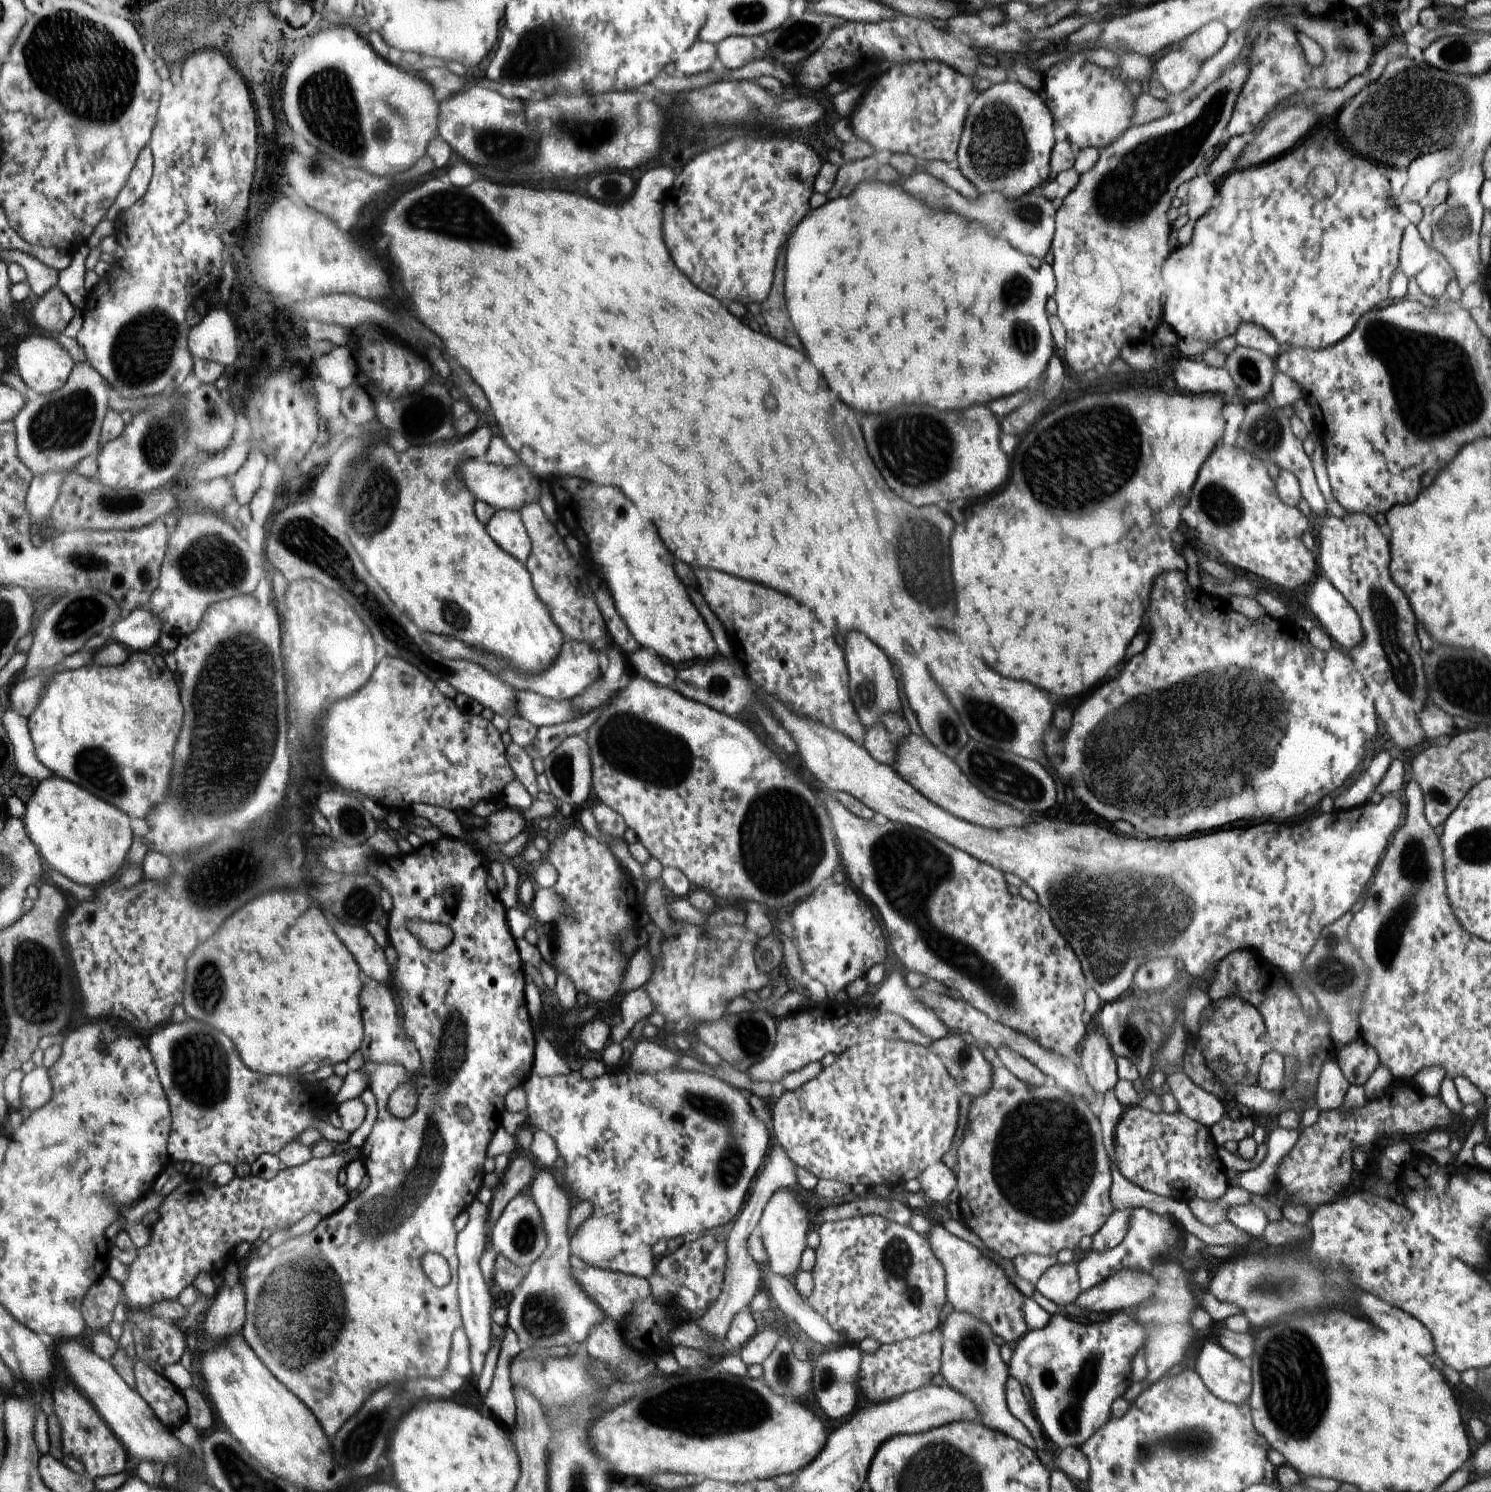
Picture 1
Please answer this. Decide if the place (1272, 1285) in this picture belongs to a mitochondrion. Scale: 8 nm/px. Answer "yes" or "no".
yes

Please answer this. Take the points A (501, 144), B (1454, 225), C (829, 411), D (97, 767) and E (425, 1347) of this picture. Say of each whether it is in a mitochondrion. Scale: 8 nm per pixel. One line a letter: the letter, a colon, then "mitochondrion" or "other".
A: mitochondrion
B: mitochondrion
C: mitochondrion
D: mitochondrion
E: mitochondrion

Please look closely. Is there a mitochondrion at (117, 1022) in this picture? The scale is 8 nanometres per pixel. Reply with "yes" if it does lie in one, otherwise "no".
no

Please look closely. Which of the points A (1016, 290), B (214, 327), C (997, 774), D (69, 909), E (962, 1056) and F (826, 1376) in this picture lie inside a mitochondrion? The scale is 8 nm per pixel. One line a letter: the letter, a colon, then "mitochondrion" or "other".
A: mitochondrion
B: other
C: mitochondrion
D: other
E: mitochondrion
F: mitochondrion

